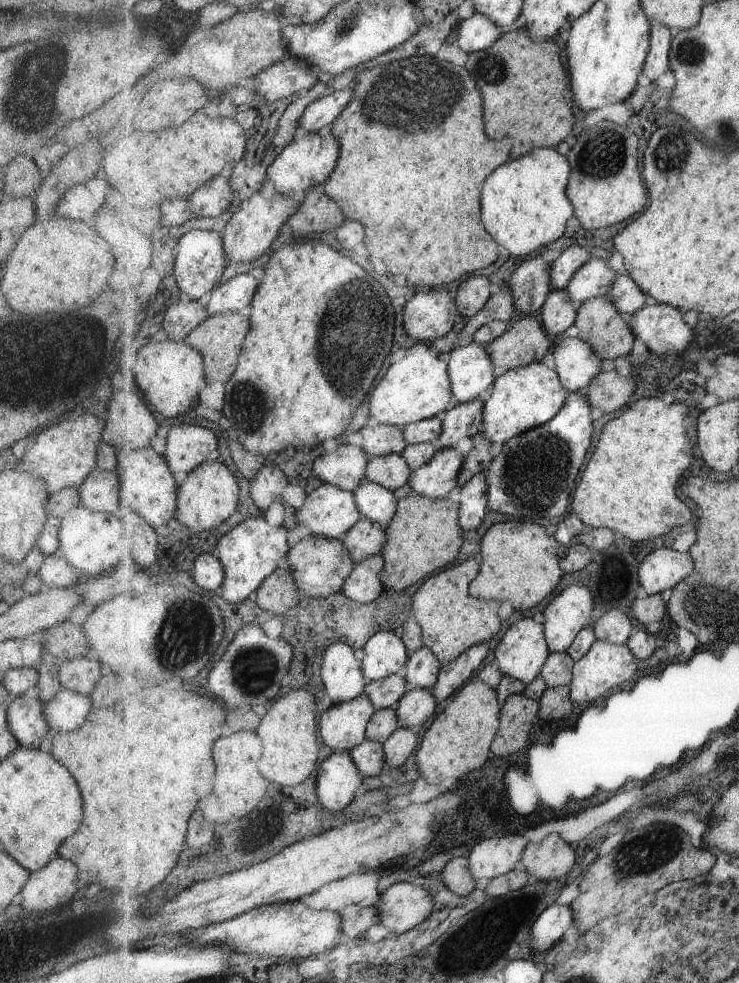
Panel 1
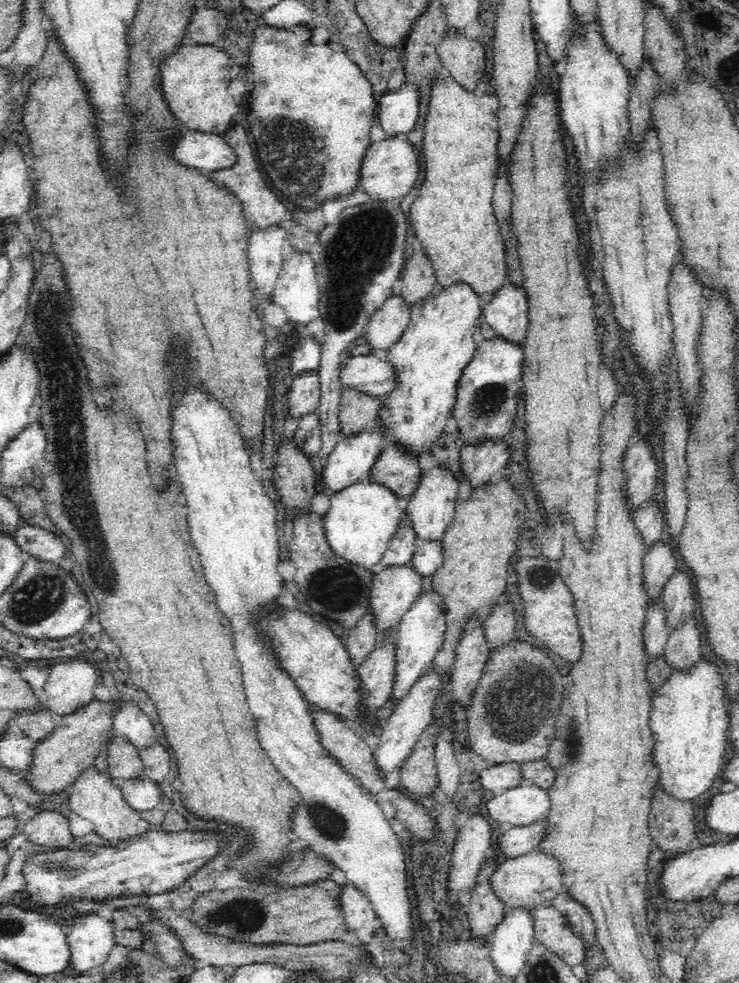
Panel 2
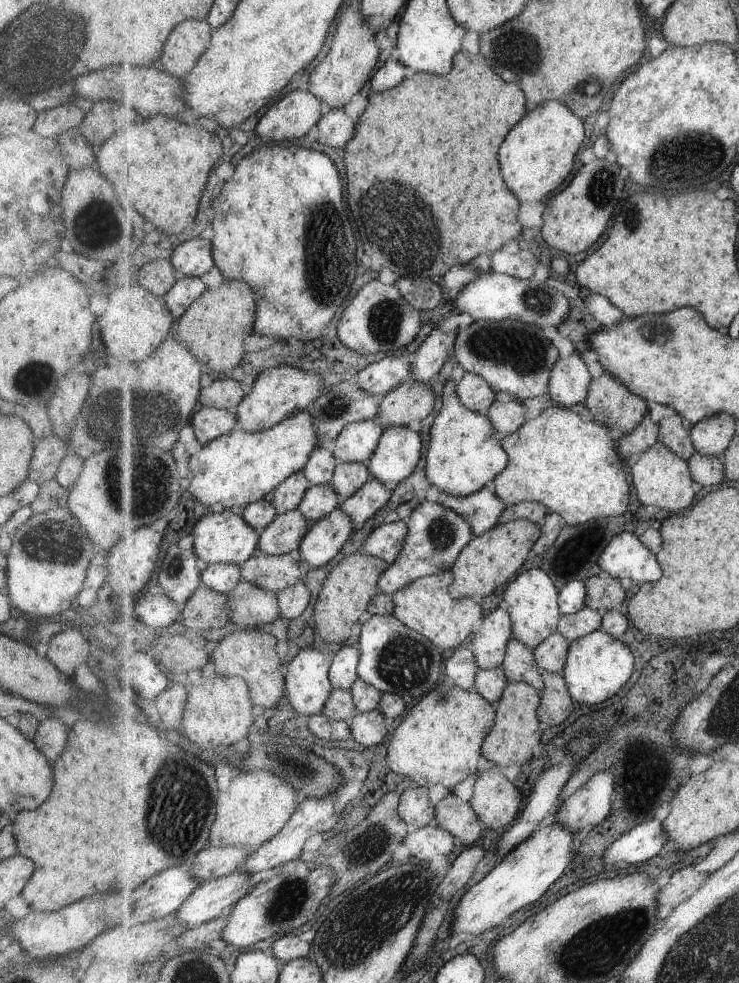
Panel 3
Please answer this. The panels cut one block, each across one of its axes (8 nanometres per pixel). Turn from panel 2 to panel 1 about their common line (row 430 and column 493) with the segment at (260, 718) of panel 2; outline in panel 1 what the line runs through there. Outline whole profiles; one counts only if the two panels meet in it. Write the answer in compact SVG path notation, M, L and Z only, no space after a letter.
M541 147L510 160L491 174L483 190L482 223L512 257L529 256L565 234L569 219L575 216L574 204L567 194L571 171L566 156Z

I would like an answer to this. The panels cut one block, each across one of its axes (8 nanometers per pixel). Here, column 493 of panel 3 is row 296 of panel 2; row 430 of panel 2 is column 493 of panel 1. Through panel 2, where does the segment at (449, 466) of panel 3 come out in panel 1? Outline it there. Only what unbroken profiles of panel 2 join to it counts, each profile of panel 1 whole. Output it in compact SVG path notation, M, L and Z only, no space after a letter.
M541 361L505 372L502 371L495 379L492 387L491 396L484 402L484 417L481 432L491 442L500 442L502 445L523 434L525 431L530 431L538 426L549 423L566 406L566 400L570 396L570 390L567 390L566 385L562 383L556 369L554 367L549 368L549 366L546 366Z

